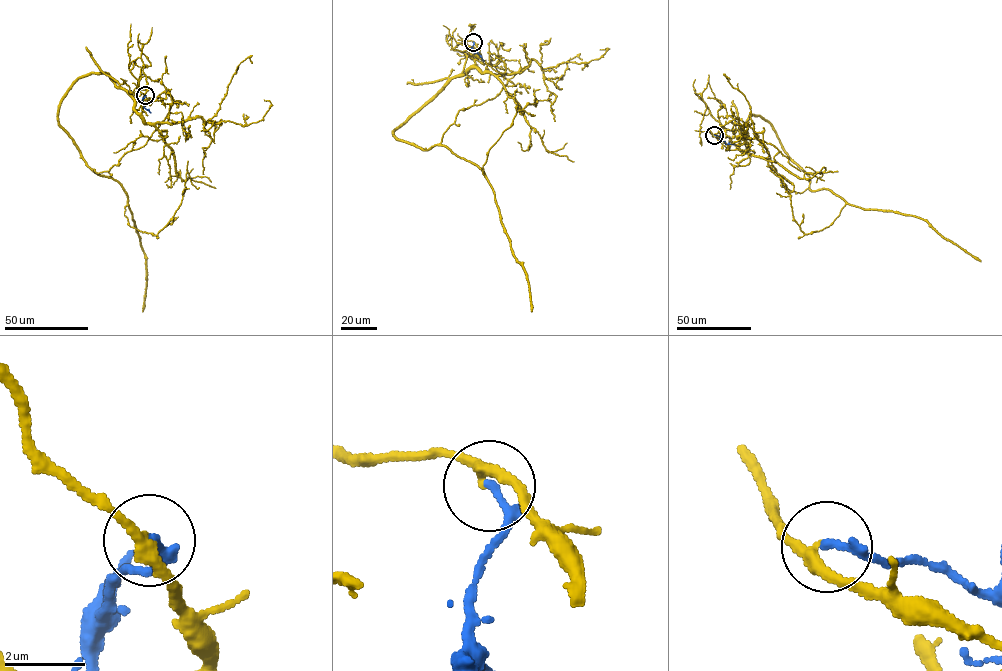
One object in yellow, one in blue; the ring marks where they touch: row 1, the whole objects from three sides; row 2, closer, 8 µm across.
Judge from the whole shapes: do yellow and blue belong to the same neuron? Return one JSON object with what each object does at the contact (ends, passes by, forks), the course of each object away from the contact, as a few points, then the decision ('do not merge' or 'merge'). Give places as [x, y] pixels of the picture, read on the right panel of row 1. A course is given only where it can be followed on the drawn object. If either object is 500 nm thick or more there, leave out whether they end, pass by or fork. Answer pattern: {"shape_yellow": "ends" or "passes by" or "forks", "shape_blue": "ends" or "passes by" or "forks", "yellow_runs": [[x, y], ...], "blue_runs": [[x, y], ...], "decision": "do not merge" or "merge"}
{"shape_yellow": "passes by", "shape_blue": "ends", "yellow_runs": [[714, 135], [736, 147], [748, 117], [764, 118], [809, 177], [810, 189], [921, 218], [980, 262]], "blue_runs": [[714, 135], [720, 137], [726, 144], [734, 144]], "decision": "do not merge"}

